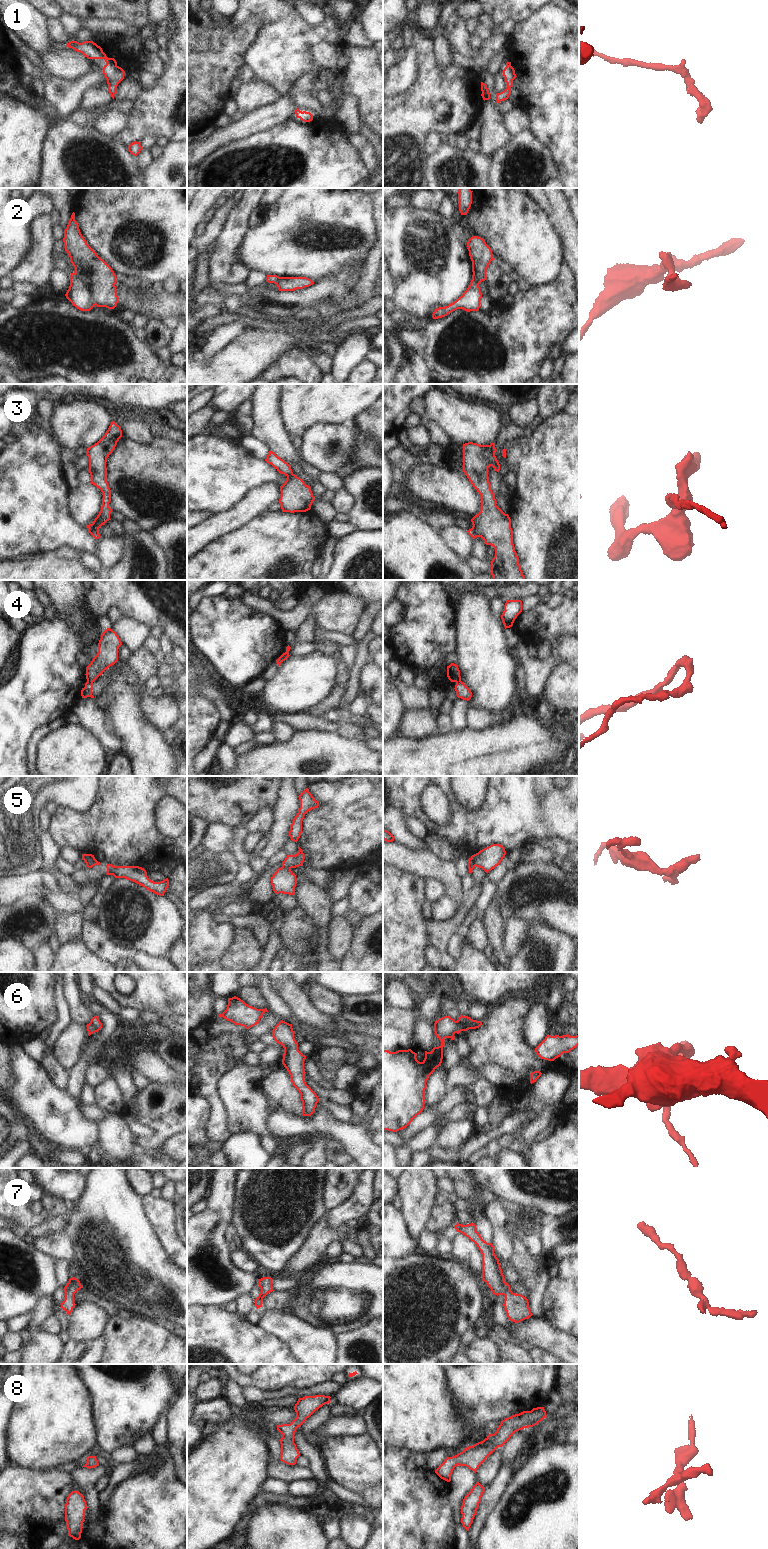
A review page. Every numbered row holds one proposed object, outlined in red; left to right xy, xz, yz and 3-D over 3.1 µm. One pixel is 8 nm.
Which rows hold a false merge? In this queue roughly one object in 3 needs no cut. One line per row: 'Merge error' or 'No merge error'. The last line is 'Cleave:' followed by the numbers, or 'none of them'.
1: No merge error
2: Merge error
3: Merge error
4: Merge error
5: Merge error
6: No merge error
7: No merge error
8: No merge error
Cleave: 2, 3, 4, 5

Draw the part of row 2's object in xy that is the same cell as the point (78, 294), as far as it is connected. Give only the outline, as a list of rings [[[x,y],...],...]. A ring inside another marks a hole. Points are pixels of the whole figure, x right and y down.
[[[71,273],[70,286],[65,294],[66,298],[81,311],[90,311],[95,305],[91,293],[76,273]]]

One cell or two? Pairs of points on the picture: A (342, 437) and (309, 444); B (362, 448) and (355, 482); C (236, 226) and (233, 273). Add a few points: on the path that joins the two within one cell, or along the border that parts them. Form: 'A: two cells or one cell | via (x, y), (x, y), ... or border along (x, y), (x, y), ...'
A: one cell | via (334, 438), (330, 438), (324, 444), (317, 444)
B: two cells | border along (372, 466), (360, 468), (343, 480)
C: one cell | via (230, 238), (230, 261)

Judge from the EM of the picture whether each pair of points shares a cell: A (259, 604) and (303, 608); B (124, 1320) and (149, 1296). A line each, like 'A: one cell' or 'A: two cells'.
A: one cell
B: two cells

